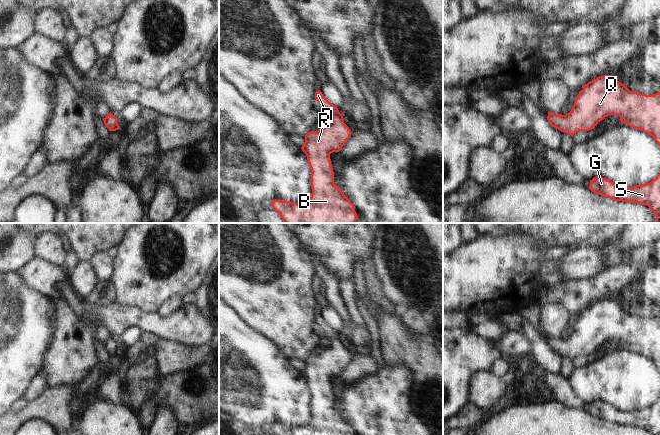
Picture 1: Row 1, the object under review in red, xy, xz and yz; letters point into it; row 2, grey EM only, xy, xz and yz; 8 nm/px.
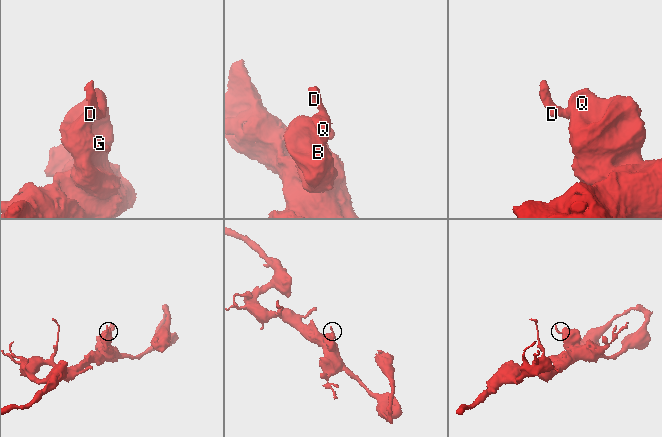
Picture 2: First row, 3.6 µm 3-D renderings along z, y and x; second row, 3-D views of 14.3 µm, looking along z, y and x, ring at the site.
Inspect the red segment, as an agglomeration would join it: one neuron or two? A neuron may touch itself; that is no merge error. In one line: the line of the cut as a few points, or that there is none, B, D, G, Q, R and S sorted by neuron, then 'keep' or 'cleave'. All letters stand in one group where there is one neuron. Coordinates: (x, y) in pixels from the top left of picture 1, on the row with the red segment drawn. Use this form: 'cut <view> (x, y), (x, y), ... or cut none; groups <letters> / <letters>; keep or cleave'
cut none; groups B D G Q R S; keep

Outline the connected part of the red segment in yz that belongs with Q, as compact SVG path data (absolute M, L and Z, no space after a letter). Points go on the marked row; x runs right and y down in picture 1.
M612 74L599 76L596 79L588 82L583 86L583 89L579 91L573 108L566 115L554 114L548 111L547 120L550 125L561 132L568 133L573 137L579 131L589 131L594 129L595 126L609 115L618 115L620 117L621 124L627 123L630 127L644 131L651 135L660 146L660 92L653 95L646 95L630 91L625 84L622 84L616 80Z

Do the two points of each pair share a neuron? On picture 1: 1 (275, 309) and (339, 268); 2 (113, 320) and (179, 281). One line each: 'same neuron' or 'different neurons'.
1: different neurons
2: different neurons

